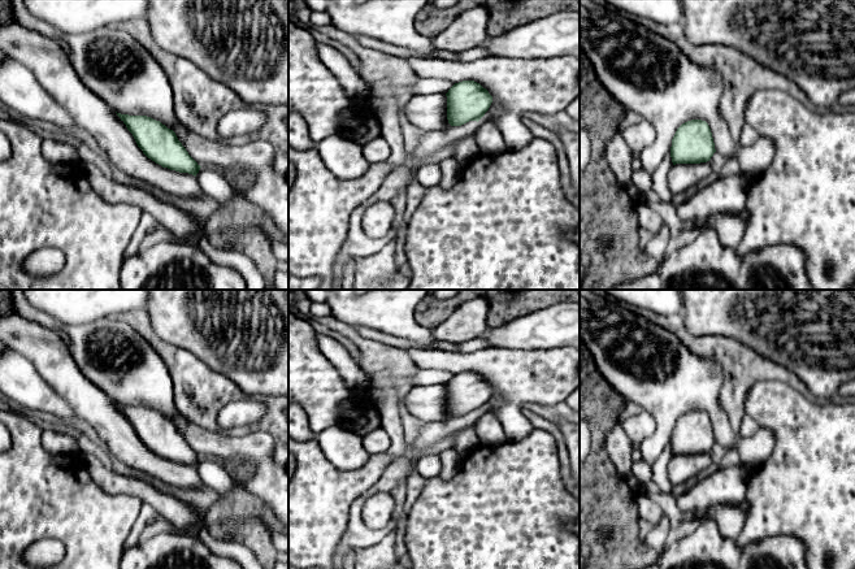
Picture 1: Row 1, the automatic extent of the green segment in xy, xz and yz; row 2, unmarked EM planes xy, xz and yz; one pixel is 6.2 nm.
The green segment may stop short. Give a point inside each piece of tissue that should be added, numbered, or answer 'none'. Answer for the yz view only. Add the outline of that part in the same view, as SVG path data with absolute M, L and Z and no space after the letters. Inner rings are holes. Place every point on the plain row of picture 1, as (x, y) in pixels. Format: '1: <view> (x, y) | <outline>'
1: yz (681, 468) | M709 453L676 455L668 464L668 478L672 486L686 483L712 464Z

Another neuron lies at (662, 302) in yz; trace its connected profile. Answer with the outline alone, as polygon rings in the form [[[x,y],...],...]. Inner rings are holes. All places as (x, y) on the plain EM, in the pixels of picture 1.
[[[596,290],[616,300],[656,314],[672,316],[683,313],[680,290]]]

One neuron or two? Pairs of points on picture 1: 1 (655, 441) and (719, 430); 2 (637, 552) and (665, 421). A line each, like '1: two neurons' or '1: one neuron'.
1: one neuron
2: two neurons

